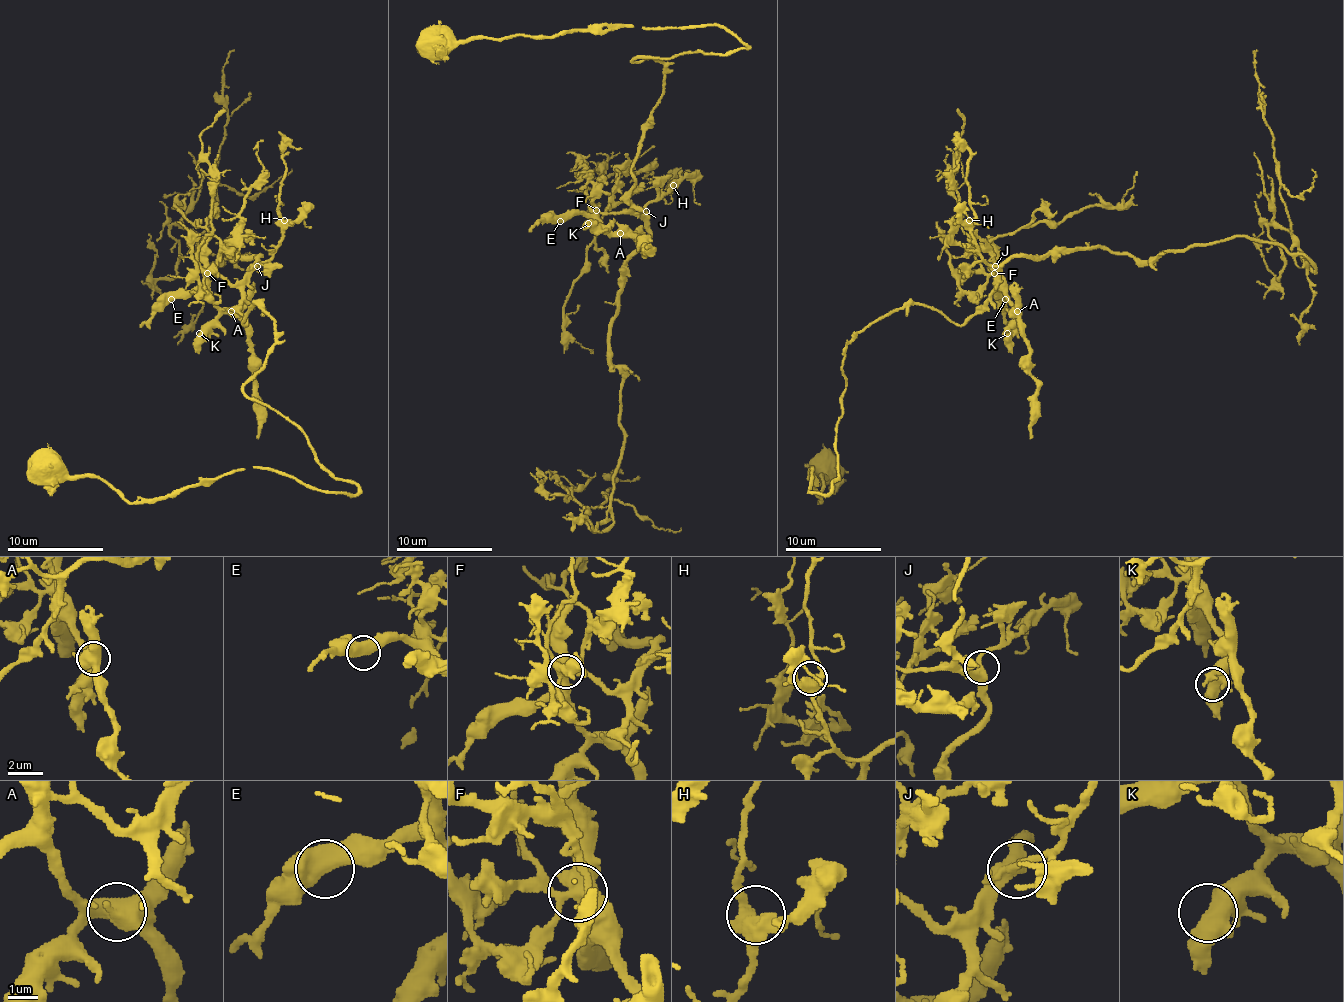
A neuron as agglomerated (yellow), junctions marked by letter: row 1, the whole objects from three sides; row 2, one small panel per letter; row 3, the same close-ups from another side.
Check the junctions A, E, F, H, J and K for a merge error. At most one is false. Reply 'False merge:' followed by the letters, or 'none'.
False merge: F

